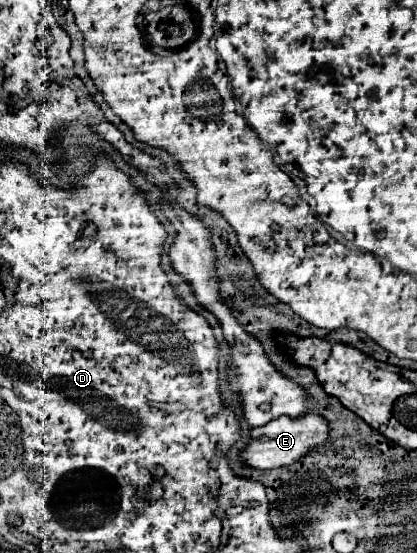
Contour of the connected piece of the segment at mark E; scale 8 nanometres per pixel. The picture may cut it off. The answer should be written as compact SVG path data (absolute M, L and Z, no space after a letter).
M309 413L301 419L279 417L275 421L269 421L263 427L255 427L251 431L251 443L249 443L247 451L243 453L243 459L249 467L255 467L255 469L289 467L289 465L301 461L311 449L323 445L327 441L327 437L329 437L329 425L317 413Z

